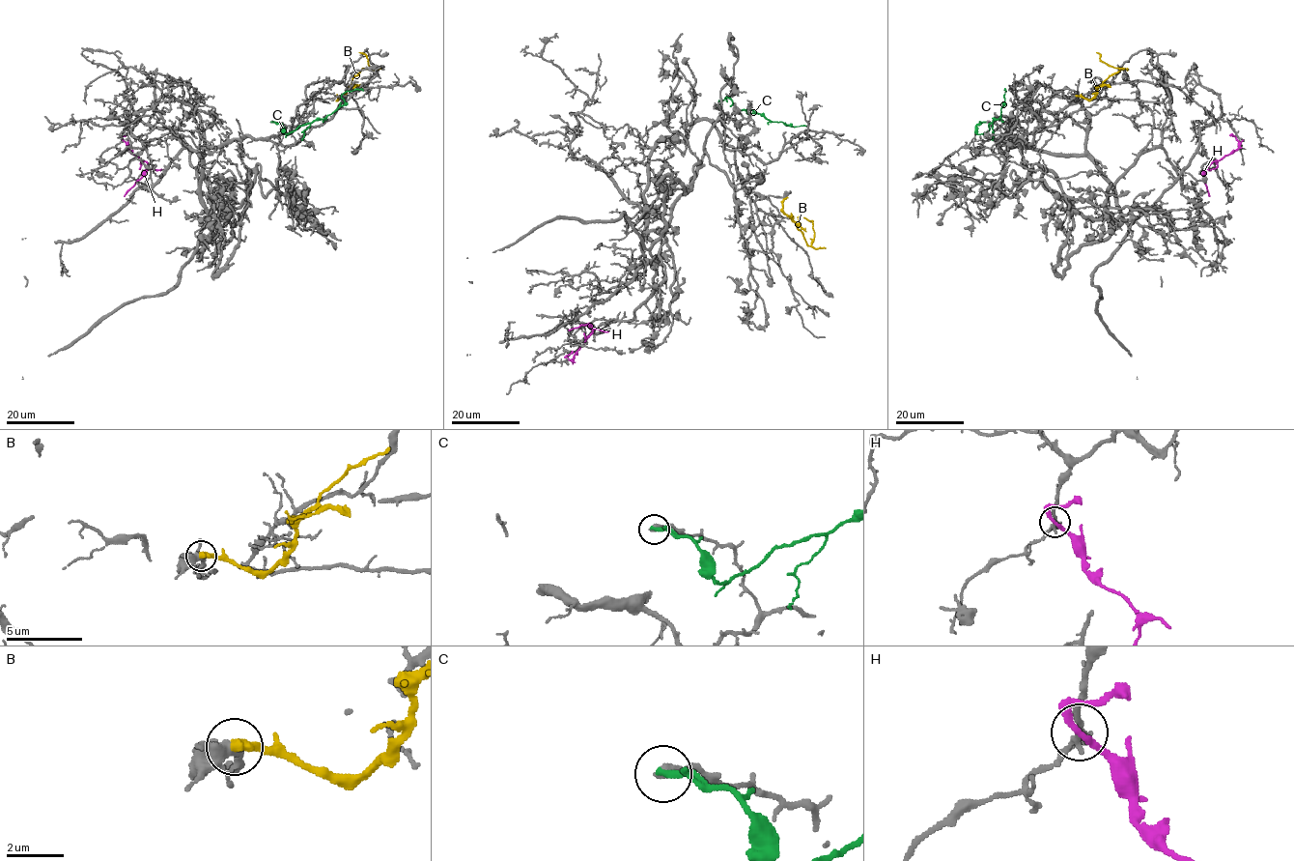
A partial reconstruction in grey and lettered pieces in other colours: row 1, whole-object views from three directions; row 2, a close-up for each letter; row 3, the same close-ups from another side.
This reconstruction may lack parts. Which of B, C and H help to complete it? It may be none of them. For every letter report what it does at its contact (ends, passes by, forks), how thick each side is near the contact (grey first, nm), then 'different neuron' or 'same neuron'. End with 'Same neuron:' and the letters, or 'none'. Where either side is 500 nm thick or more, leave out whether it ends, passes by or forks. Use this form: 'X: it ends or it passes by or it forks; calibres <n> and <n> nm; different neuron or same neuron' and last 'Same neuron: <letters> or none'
B: calibres 550 and 440 nm; different neuron
C: it ends; calibres 400 and 200 nm; different neuron
H: it passes by; calibres 160 and 220 nm; different neuron
Same neuron: none

